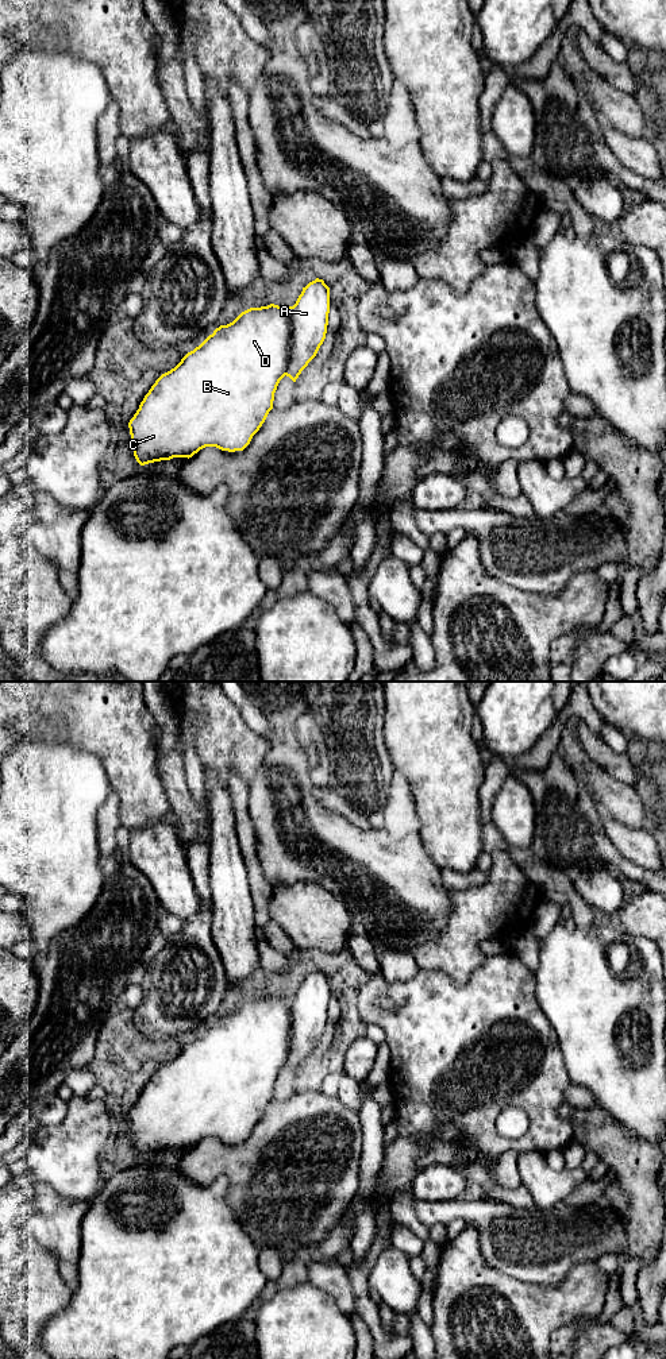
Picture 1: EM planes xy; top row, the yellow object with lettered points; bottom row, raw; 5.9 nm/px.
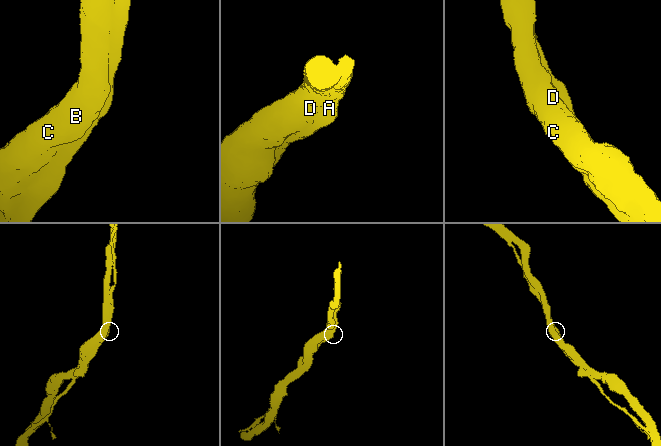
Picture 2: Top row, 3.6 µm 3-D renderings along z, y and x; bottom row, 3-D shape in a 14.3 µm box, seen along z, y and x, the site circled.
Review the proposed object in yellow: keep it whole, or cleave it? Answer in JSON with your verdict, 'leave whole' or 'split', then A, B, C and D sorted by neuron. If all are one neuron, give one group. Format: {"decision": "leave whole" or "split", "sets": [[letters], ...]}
{"decision": "leave whole", "sets": [["A", "B", "C", "D"]]}

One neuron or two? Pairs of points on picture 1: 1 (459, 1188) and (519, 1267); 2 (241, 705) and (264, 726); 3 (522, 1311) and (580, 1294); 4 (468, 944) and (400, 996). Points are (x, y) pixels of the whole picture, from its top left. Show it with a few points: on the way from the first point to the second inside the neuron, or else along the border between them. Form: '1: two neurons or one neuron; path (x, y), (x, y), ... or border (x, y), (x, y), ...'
1: two neurons; border (466, 1195), (458, 1199), (434, 1201)
2: one neuron; path (246, 709), (258, 721)
3: one neuron; path (536, 1311), (565, 1302)
4: two neurons; border (420, 968), (445, 972), (457, 983), (464, 983)

